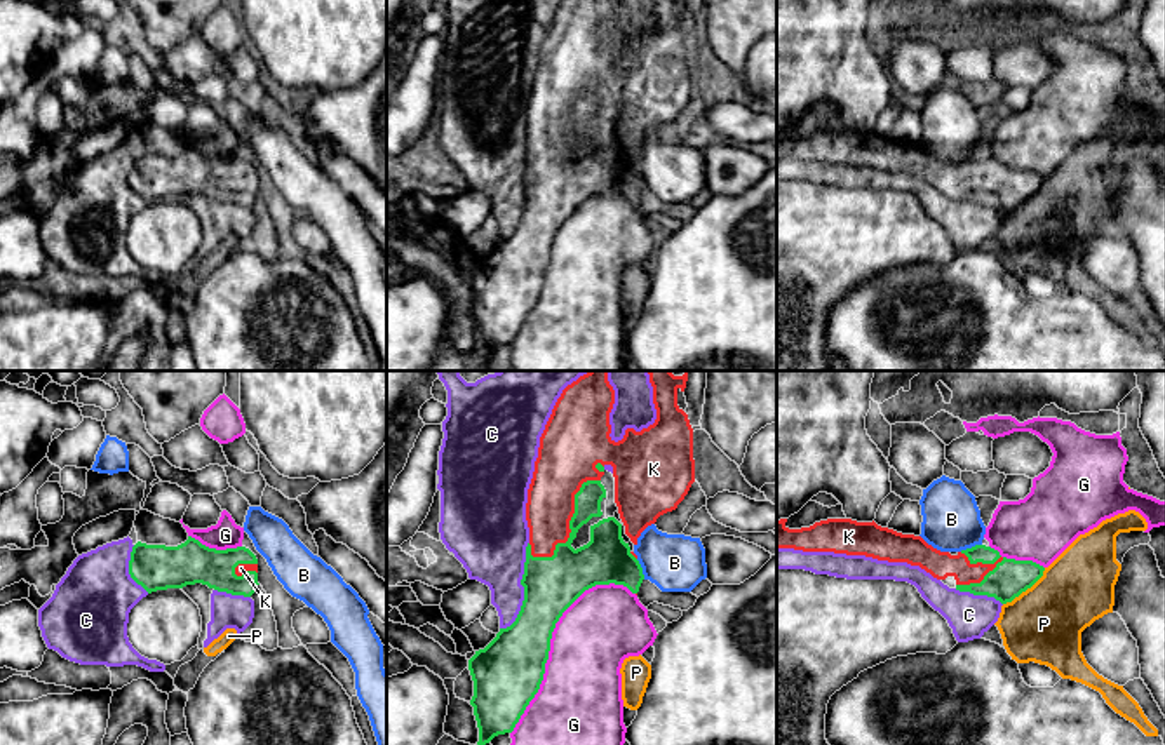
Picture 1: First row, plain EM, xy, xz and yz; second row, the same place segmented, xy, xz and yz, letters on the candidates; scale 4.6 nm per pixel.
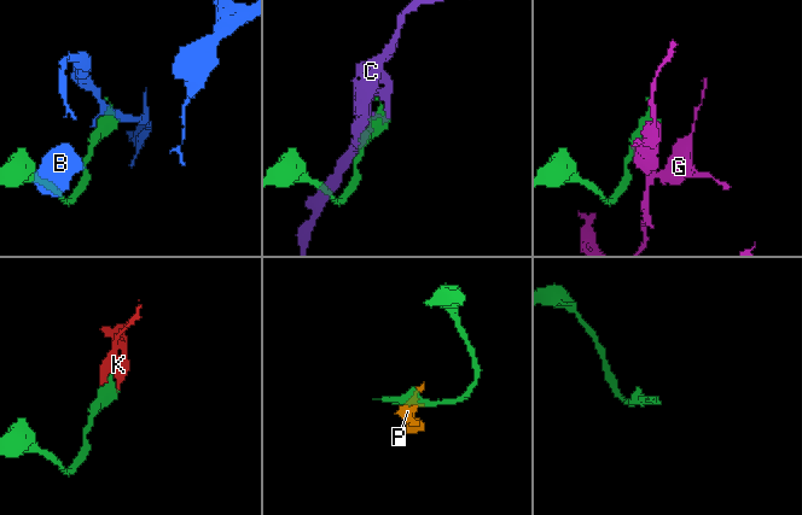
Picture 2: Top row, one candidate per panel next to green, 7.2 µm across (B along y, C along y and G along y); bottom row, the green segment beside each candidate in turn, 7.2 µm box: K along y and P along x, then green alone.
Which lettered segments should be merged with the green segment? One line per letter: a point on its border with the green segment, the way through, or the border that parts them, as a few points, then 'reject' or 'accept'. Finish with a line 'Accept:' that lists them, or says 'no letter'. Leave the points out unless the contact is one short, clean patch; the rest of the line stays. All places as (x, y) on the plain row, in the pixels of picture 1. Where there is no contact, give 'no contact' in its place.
B: meets green in yz at (970, 159); border along yz (981, 154), (960, 161); reject
C: meets green in xz at (525, 199); reject
G: meets green in xz at (551, 248); reject
K: meets green in xz at (570, 133); accept
P: meets green in yz at (1026, 199); reject
Accept: K

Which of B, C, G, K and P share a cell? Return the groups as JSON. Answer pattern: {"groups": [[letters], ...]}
{"groups": [["B"], ["C"], ["G"], ["K"], ["P"]]}

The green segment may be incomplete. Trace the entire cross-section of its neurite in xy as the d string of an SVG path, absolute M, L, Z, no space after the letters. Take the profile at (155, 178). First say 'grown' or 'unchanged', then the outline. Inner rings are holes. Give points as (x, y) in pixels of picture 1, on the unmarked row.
grown | M199 150L178 157L138 151L129 171L131 188L148 204L202 193L218 202L251 207L258 198L258 169L246 158L216 160Z

